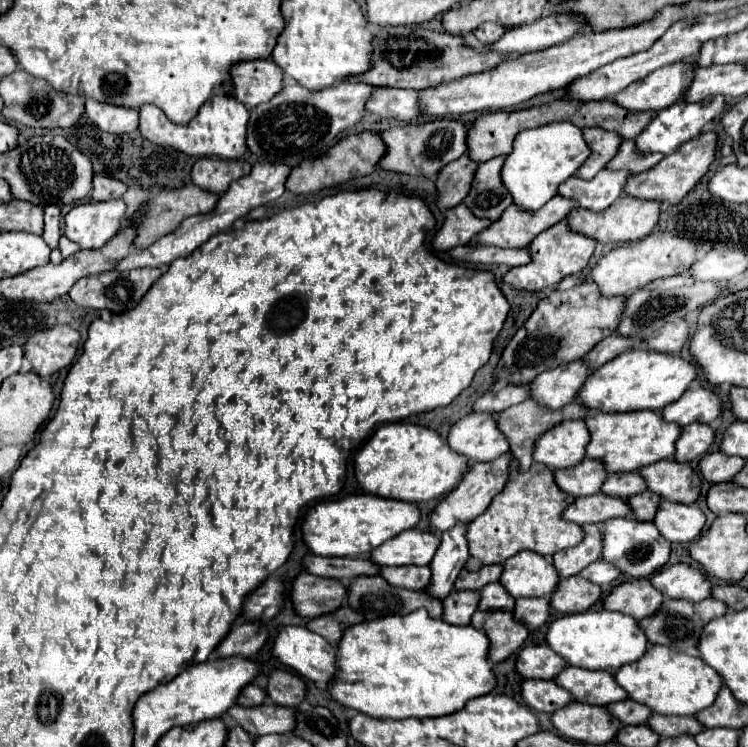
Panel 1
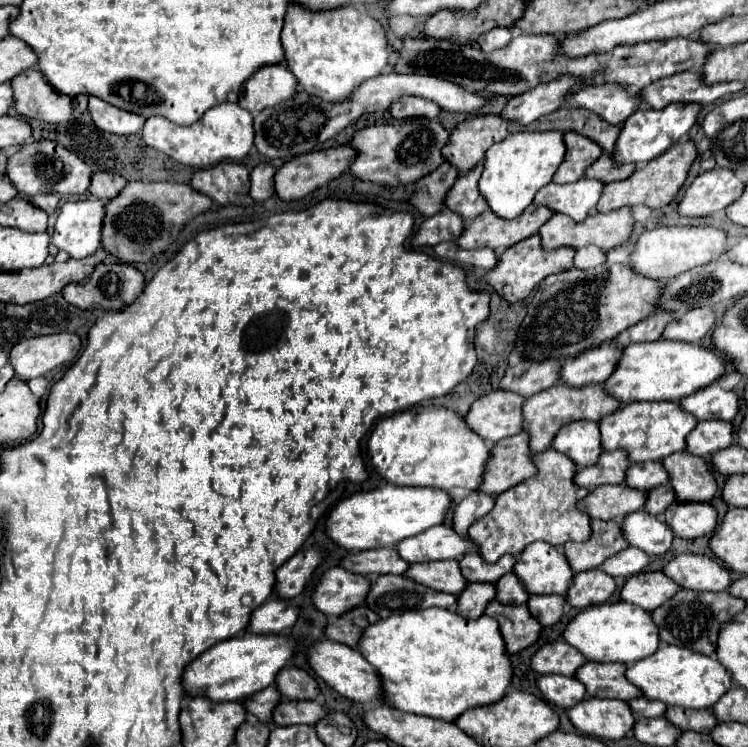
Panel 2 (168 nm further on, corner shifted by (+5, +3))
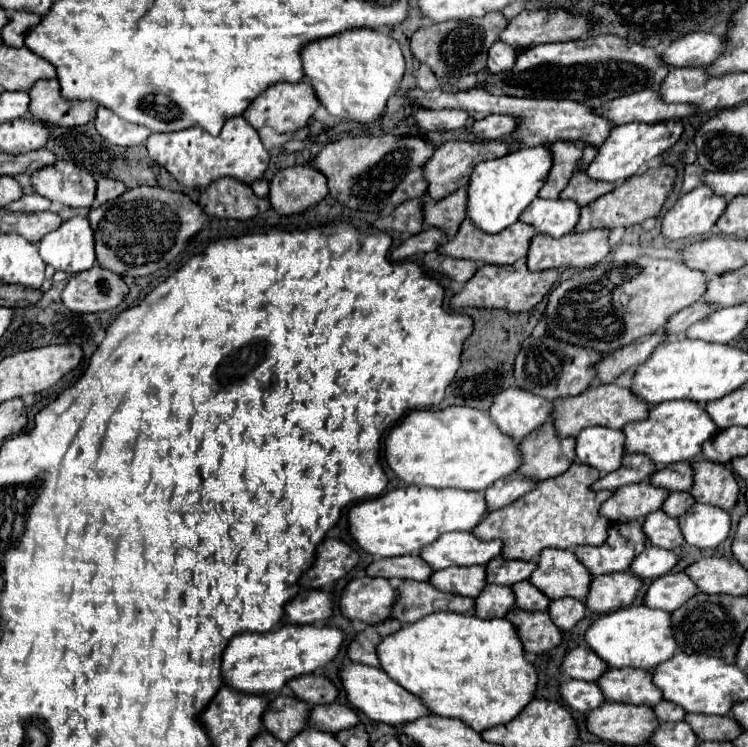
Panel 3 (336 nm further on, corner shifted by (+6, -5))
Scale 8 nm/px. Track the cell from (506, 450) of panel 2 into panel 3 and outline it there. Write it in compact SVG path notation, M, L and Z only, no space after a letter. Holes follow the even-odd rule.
M543 423L519 441L519 453L521 465L517 471L543 481L569 469L575 455L575 439L557 439L551 423Z

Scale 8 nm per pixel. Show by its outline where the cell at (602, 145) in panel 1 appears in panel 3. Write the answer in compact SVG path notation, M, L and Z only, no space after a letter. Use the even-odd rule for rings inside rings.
M551 143L549 149L553 153L553 167L547 177L547 183L539 191L539 197L557 199L563 187L567 187L571 175L577 173L583 151L575 143Z

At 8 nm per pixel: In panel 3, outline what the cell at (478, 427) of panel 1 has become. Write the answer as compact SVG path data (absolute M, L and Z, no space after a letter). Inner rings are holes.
M511 387L495 395L489 415L491 421L515 441L521 441L533 429L543 425L549 417L551 401L537 397L529 391L521 391L519 387Z

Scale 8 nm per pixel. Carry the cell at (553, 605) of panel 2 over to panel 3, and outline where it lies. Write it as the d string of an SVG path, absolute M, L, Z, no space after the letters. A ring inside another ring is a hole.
M563 597L563 599L555 599L549 603L549 615L551 621L561 629L571 629L579 619L583 619L585 615L585 605L579 599L573 597Z

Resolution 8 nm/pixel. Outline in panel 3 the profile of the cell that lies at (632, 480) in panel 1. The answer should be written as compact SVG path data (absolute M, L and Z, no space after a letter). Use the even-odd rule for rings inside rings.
M687 461L671 463L671 467L657 469L649 481L651 485L667 489L667 491L689 491L693 483L693 471Z

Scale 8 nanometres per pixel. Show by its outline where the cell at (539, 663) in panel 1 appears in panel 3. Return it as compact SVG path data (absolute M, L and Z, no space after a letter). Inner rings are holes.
M575 647L565 653L559 671L571 679L597 681L605 673L607 665L587 647Z

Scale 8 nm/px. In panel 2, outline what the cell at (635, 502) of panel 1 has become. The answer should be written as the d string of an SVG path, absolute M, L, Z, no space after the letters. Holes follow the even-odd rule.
M664 485L664 487L654 487L650 493L648 493L648 501L646 501L646 511L652 513L652 515L662 515L672 503L676 503L676 493L672 491L670 485Z

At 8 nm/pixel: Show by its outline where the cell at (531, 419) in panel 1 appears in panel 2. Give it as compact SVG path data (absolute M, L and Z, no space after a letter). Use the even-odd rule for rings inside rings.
M556 383L550 389L544 389L532 397L526 399L524 403L524 431L530 435L530 447L534 453L542 453L550 447L554 435L560 431L560 427L578 421L578 419L588 419L588 421L600 421L606 415L612 415L614 411L620 409L620 401L610 393L604 391L600 383L590 383L584 387L568 387L564 383Z

